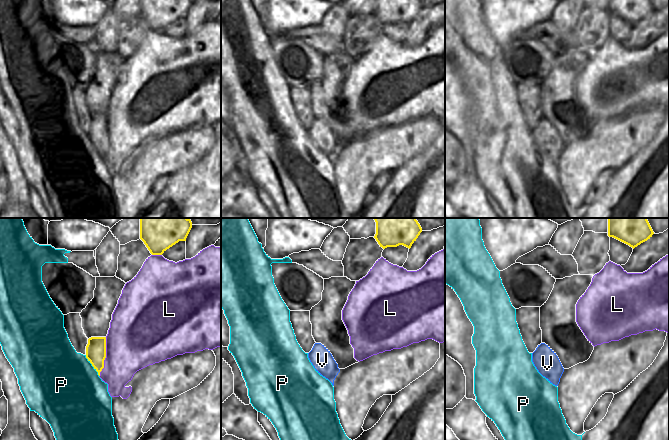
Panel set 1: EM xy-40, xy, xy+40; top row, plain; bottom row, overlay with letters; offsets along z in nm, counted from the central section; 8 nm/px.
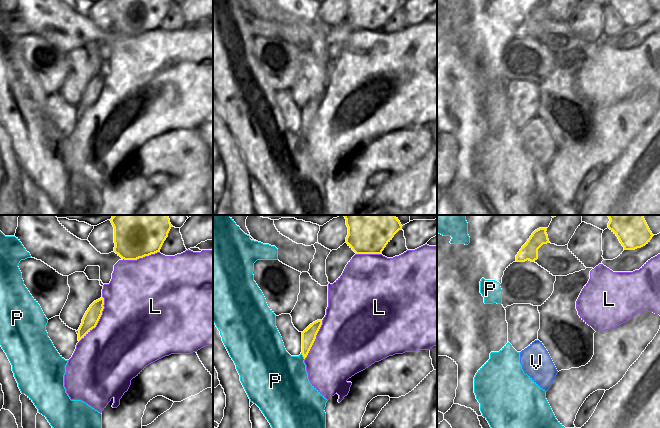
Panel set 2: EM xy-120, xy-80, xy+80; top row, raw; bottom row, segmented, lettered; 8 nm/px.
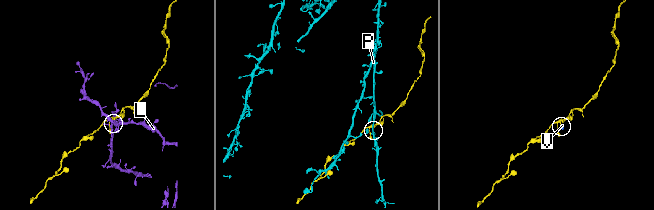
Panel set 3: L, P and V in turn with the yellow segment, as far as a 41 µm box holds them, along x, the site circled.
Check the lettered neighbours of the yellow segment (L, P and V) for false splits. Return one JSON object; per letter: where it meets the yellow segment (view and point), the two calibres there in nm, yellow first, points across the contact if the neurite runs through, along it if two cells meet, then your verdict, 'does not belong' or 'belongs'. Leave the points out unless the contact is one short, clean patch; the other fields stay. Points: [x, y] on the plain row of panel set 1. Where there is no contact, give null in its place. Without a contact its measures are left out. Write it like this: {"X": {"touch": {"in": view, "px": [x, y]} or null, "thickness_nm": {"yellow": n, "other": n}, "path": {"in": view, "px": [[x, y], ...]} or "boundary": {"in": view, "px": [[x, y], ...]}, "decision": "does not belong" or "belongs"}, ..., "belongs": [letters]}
{"L": {"touch": {"in": "xy-40", "px": [105, 133]}, "thickness_nm": {"yellow": 160, "other": 440}, "decision": "does not belong"}, "P": {"touch": {"in": "xy-40", "px": [92, 141]}, "thickness_nm": {"yellow": 160, "other": 500}, "boundary": {"in": "xy-40", "px": [[85, 131], [99, 151]]}, "decision": "does not belong"}, "V": {"touch": null, "decision": "belongs"}, "belongs": ["V"]}

